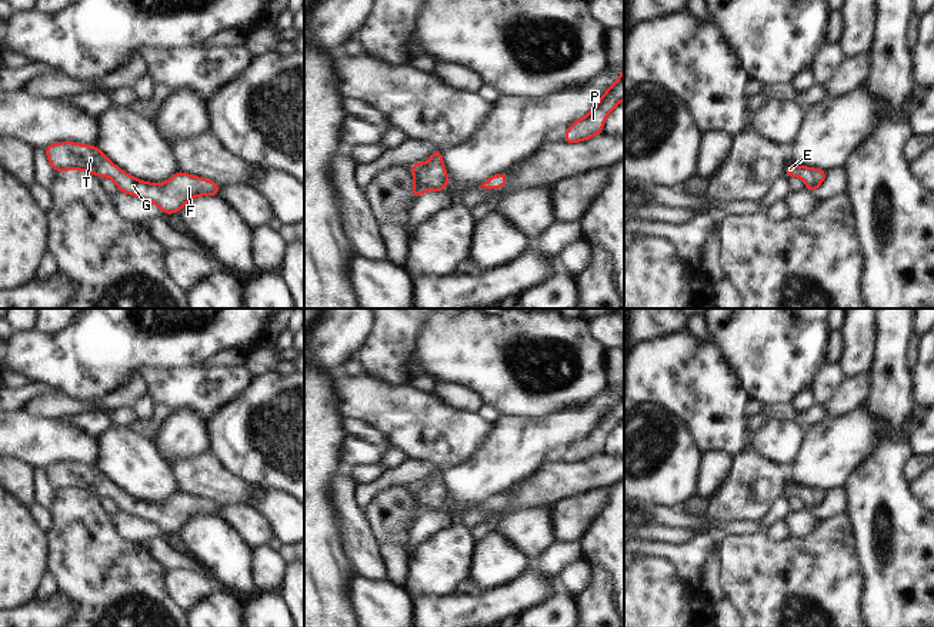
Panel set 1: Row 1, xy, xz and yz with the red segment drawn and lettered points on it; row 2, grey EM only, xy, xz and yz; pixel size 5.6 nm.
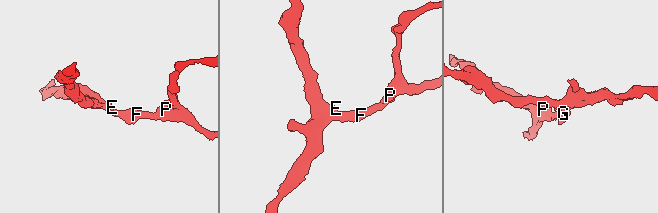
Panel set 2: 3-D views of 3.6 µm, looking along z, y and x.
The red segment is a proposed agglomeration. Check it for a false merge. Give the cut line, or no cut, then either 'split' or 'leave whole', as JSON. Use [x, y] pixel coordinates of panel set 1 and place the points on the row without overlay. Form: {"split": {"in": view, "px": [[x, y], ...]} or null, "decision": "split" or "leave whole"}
{"split": null, "decision": "leave whole"}

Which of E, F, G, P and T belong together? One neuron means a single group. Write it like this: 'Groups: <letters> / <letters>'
Groups: E F G P T.

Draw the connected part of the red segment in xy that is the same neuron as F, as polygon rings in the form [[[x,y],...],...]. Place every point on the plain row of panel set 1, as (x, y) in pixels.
[[[73,461],[53,463],[44,471],[50,486],[56,491],[87,490],[100,498],[107,496],[116,501],[119,511],[157,524],[163,530],[163,534],[179,533],[184,523],[194,516],[219,516],[220,506],[217,503],[183,491],[174,493],[163,504],[134,498],[120,490],[94,466]]]

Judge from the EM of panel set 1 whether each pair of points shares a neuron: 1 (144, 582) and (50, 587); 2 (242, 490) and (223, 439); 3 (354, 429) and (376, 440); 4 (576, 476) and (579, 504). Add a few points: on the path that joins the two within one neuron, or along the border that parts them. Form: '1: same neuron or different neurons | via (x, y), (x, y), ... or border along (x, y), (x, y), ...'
1: different neurons | border along (49, 570), (57, 593)
2: different neurons | border along (212, 453), (230, 472), (260, 487)
3: same neuron | via (360, 429), (370, 434)
4: different neurons | border along (607, 486), (561, 497), (553, 504)

